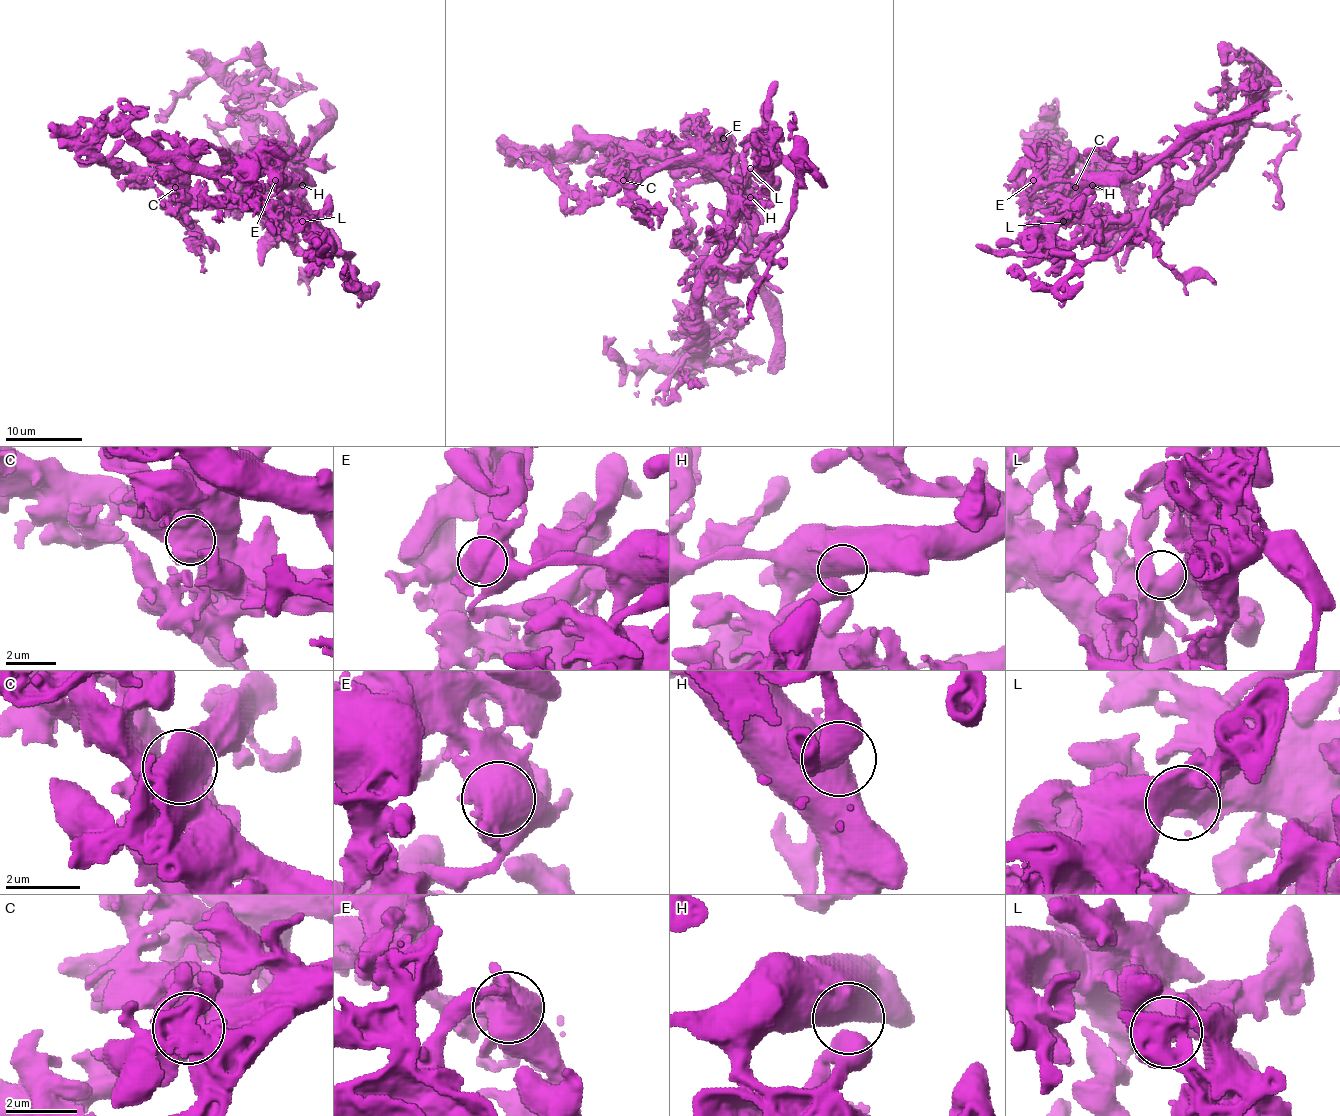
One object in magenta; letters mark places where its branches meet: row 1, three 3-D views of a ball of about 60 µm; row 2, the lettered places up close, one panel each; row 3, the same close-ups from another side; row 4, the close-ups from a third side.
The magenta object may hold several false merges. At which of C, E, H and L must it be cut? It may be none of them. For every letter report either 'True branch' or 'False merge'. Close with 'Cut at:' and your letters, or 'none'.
C: True branch
E: False merge
H: True branch
L: True branch
Cut at: E

